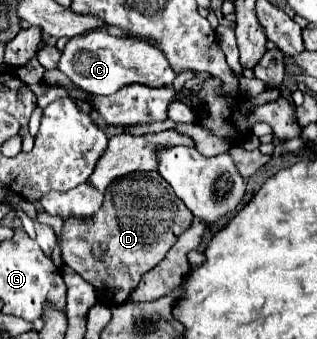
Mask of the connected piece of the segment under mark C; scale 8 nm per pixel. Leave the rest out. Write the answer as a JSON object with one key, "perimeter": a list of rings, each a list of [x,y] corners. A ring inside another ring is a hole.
{"perimeter":[[[106,30],[88,32],[82,36],[70,38],[62,50],[62,56],[56,68],[62,74],[66,74],[78,88],[88,90],[94,96],[114,94],[116,90],[128,84],[144,84],[144,86],[158,88],[174,80],[174,70],[158,48],[138,38],[116,38]]]}

